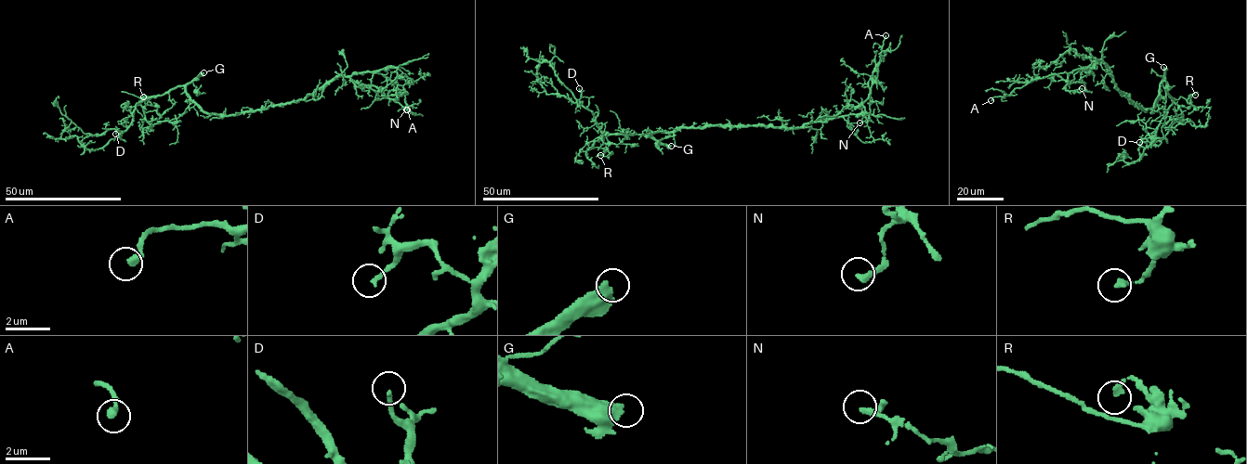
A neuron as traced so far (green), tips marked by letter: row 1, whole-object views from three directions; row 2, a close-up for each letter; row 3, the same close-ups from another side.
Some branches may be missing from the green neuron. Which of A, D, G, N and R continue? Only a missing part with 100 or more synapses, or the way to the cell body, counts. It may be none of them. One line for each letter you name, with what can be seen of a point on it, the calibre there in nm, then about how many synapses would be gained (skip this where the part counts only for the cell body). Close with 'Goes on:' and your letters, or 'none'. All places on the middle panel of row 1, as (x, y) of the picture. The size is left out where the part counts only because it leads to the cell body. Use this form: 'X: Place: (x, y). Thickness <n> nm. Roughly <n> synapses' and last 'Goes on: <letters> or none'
G: Place: (671, 146). Thickness 460 nm. Roughly 350 synapses
Goes on: G

